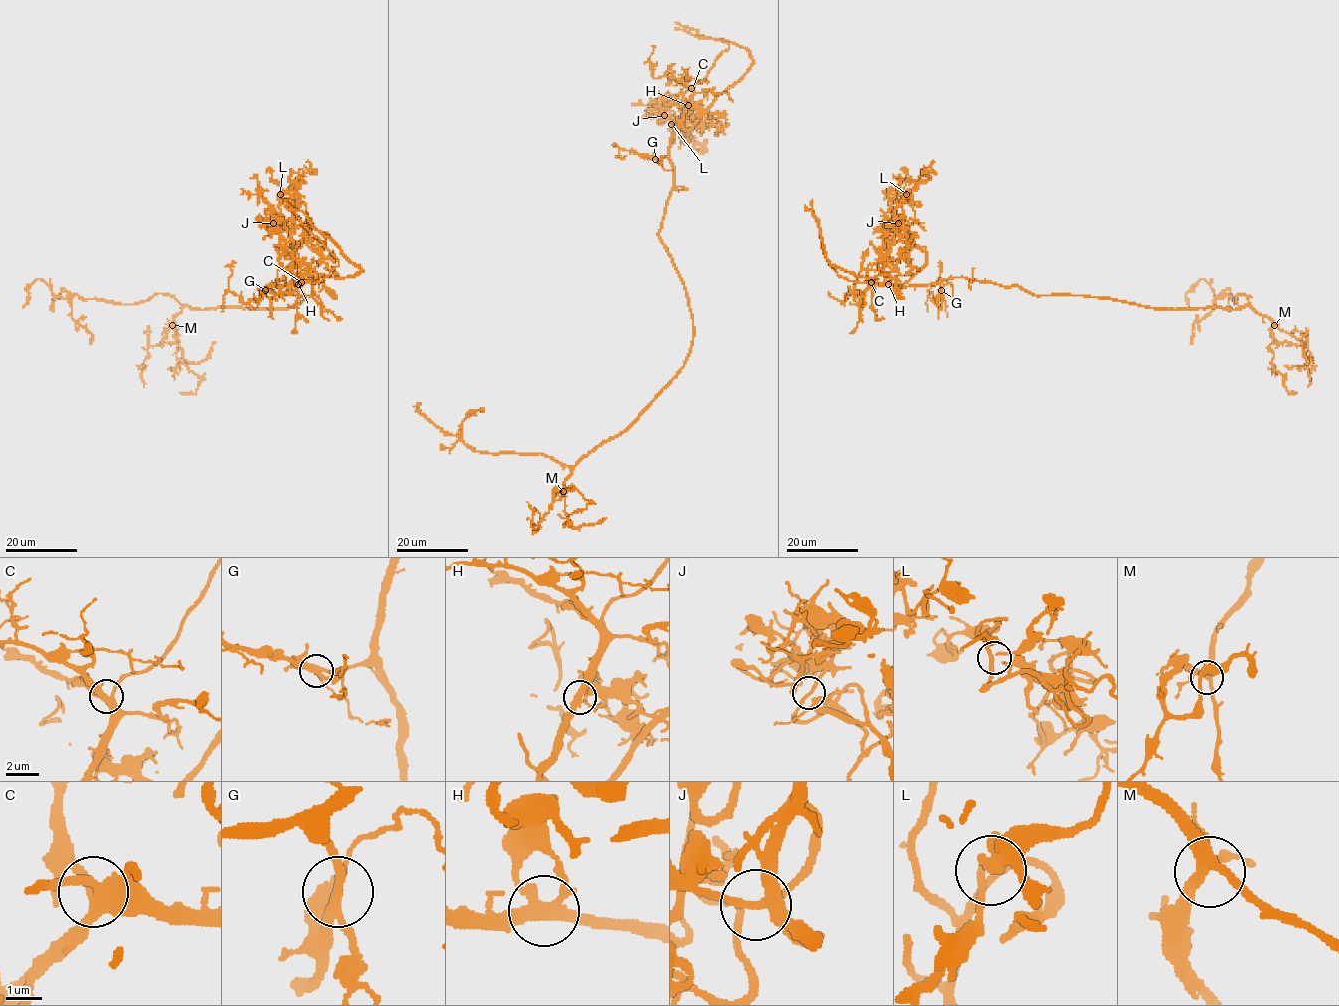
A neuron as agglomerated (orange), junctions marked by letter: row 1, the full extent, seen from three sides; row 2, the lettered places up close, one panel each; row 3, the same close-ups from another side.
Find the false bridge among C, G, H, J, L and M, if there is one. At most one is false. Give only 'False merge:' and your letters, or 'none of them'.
False merge: H

